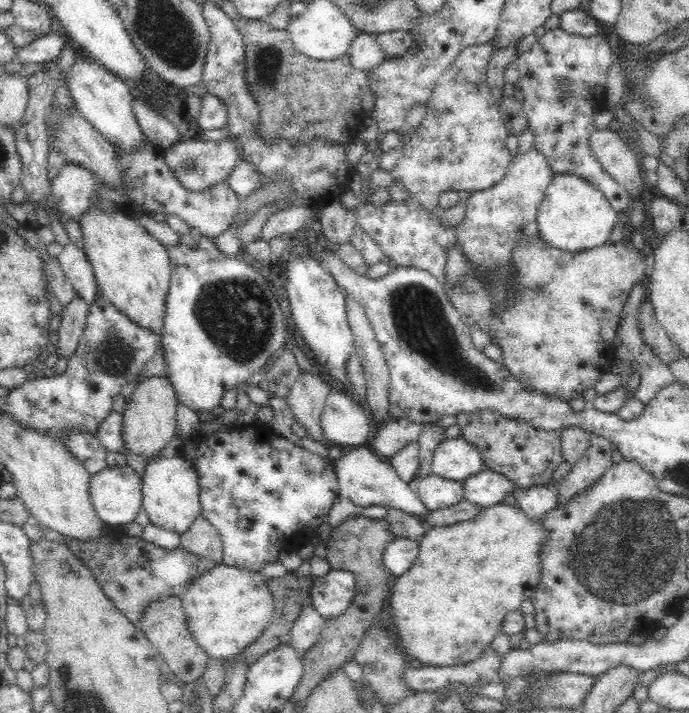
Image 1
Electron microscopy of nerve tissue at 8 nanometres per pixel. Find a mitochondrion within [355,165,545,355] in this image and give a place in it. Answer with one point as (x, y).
(487, 258)

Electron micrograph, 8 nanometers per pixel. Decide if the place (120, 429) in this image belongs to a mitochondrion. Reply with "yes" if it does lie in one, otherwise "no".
no

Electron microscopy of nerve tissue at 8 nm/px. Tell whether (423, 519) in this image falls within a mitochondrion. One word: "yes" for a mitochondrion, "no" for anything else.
no

